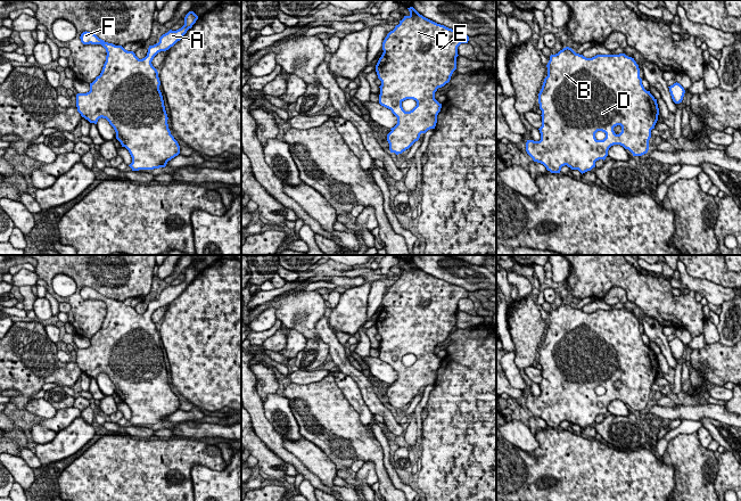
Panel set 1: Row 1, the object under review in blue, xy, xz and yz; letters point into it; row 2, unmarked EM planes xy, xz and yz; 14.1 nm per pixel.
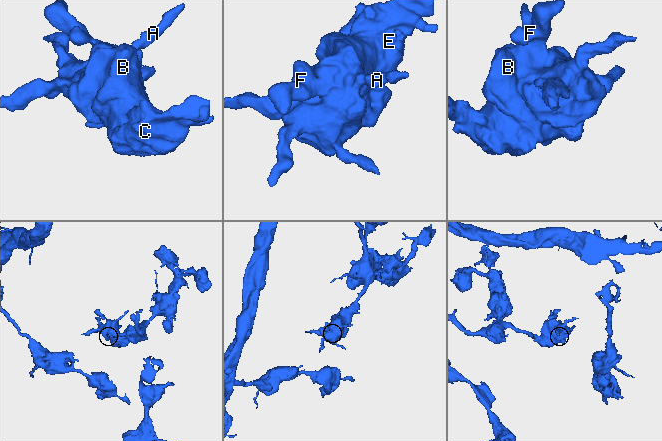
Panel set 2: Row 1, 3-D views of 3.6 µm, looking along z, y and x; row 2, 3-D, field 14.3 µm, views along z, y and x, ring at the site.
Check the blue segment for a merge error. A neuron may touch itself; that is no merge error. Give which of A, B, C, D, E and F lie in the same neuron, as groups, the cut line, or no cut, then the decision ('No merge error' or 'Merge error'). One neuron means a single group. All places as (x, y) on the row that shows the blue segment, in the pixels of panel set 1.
Groups: A B C D E F. No split. No merge error

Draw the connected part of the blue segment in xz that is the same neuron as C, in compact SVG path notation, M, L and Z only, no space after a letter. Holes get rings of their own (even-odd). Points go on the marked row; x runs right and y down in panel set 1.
M413 7L407 9L410 15L404 16L385 38L384 52L376 65L378 79L381 81L379 104L397 117L397 124L387 134L389 150L396 155L409 149L419 140L421 133L435 129L442 108L442 104L435 99L435 92L450 82L456 69L458 47L469 41L467 34L423 17ZM406 99L417 101L417 106L410 112L402 107Z

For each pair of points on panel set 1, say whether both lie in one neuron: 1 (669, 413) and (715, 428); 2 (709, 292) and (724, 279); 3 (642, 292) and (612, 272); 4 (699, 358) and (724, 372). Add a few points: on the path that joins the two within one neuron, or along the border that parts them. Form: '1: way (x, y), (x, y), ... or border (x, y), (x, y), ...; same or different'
1: border (699, 419), (705, 417), (714, 418), (726, 424); different
2: border (692, 277), (708, 279), (729, 288); different
3: way (635, 285), (627, 277), (619, 273); same
4: way (705, 360), (711, 360), (718, 367); same

